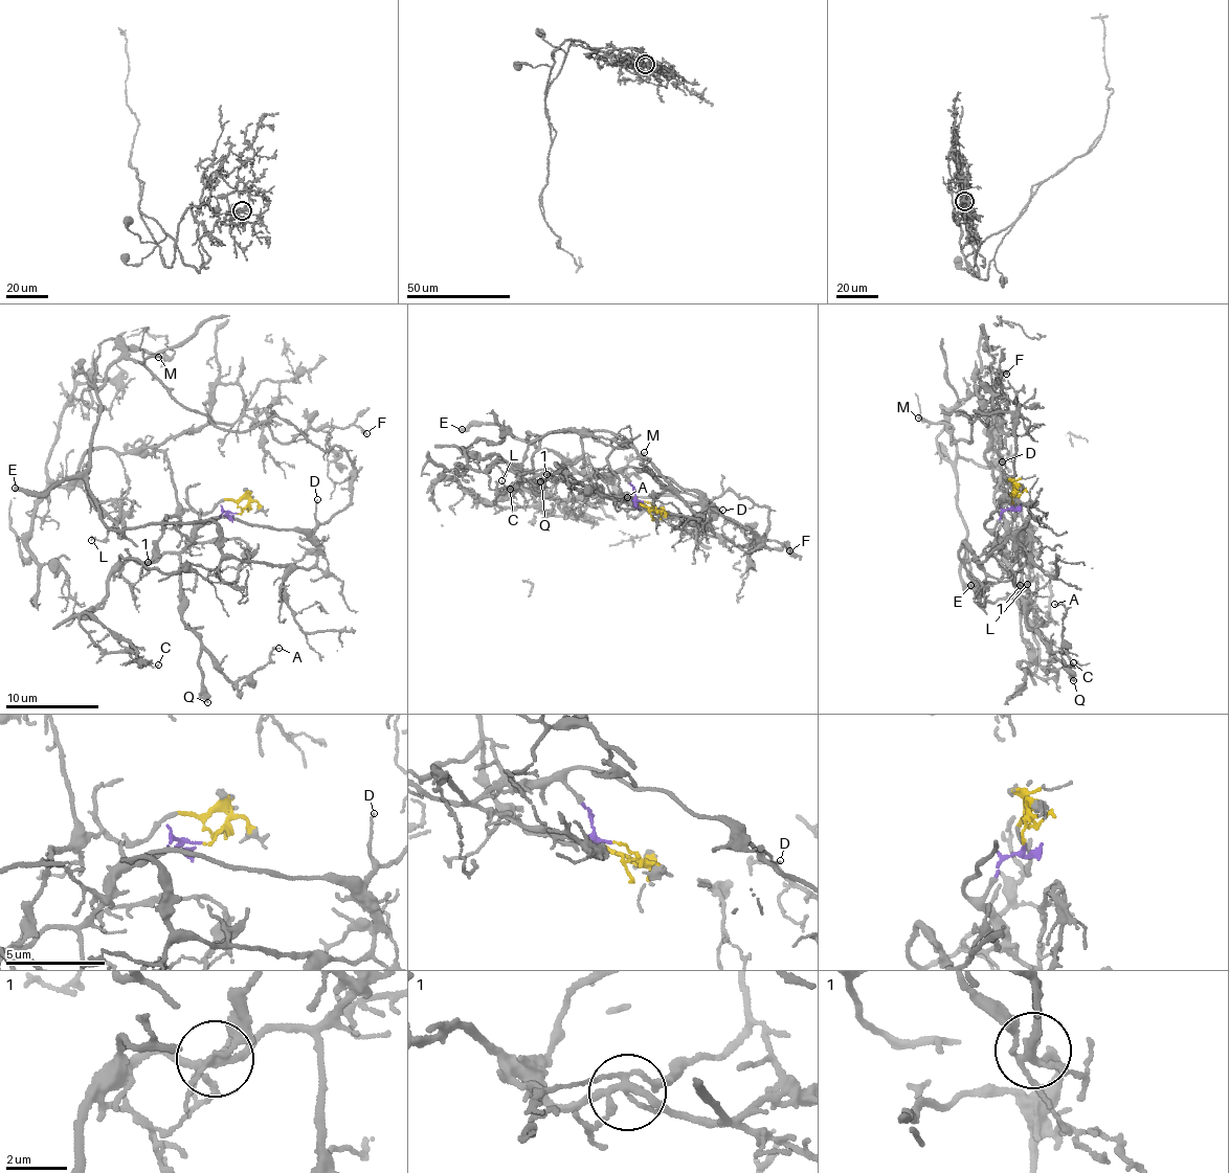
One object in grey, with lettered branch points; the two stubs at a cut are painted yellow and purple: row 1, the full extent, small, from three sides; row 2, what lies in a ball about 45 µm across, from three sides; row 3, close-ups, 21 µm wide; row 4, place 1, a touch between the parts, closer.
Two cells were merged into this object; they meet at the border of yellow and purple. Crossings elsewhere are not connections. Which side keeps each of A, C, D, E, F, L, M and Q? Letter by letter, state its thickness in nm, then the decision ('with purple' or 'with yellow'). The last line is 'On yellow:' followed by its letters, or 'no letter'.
A: 100 nm | with purple
C: 120 nm | with purple
D: 90 nm | with purple
E: 360 nm | with yellow
F: 160 nm | with yellow
L: 130 nm | with yellow
M: 170 nm | with yellow
Q: 320 nm | with purple
On yellow: E, F, L, M

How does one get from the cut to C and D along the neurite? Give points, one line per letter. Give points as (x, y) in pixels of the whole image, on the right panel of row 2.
C: (1011, 502), (995, 532), (1022, 568), (1029, 670), (1052, 678), (1073, 662)
D: (1011, 502), (993, 528), (982, 523), (990, 519), (989, 512), (1003, 498), (1009, 483), (1002, 461)

